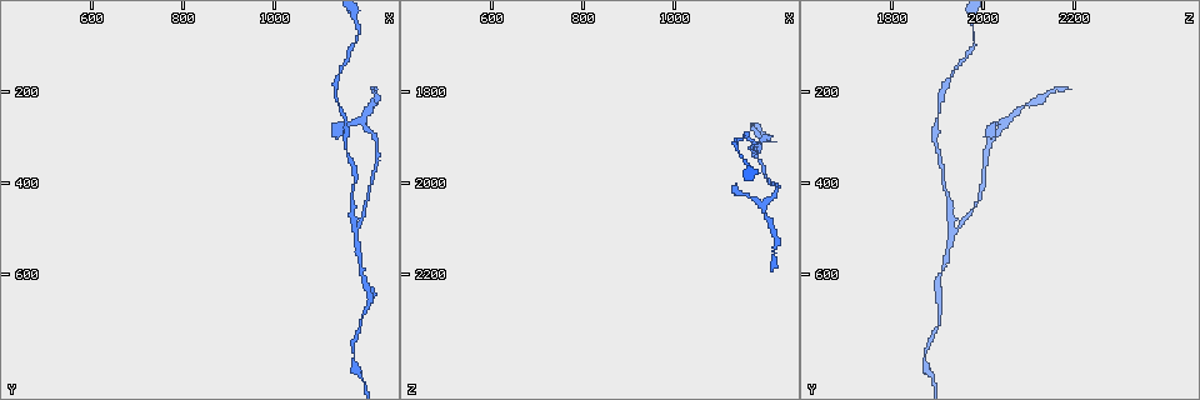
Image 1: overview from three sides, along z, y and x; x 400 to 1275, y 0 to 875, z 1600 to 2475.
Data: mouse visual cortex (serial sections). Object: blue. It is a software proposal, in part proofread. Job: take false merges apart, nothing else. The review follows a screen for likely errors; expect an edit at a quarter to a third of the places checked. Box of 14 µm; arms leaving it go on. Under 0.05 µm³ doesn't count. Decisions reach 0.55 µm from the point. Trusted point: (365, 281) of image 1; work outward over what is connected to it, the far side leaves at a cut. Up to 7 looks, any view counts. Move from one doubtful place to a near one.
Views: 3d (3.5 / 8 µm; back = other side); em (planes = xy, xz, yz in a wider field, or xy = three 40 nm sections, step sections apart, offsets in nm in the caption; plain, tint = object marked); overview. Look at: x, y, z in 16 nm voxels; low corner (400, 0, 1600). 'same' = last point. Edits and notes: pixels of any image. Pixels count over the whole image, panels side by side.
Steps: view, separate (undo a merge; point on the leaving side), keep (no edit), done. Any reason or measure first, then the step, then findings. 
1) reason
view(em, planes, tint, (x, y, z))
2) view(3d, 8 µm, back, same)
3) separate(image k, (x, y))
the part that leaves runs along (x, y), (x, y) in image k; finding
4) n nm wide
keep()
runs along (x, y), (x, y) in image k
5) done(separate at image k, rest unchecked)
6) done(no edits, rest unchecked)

three arms meet
view(em, xy, step 3, tint, (1185, 535, 1930))

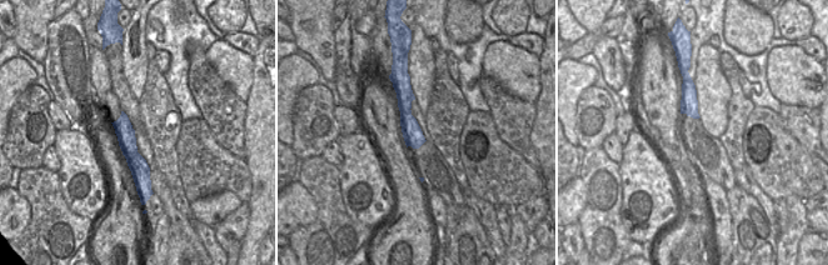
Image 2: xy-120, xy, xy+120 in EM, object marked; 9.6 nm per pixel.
see where the arms go
view(3d, 3.5 µm, back, same)

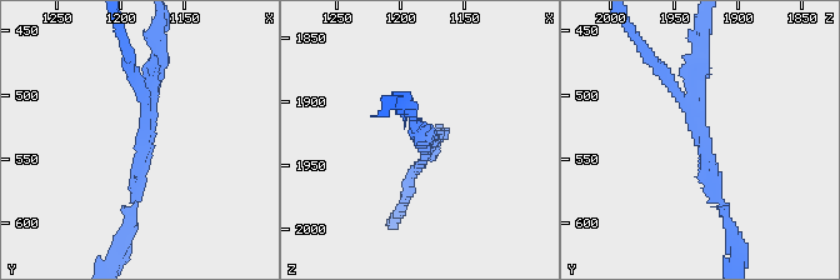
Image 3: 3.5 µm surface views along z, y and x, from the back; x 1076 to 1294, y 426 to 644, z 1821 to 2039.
arms of 150, 150, 150 nm
keep()
runs along (404, 78), (404, 110), (415, 145) in image 2; continuous, no second cell

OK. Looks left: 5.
thin neck
view(3d, 3.5 µm, (1190, 270, 2045))

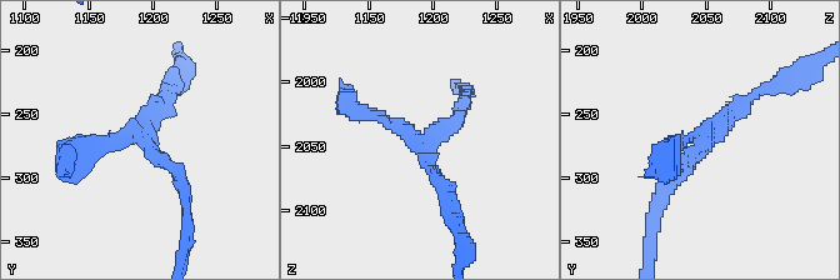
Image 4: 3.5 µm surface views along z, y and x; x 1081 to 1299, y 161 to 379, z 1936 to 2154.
3 arms; arms of 150, 150, 200 nm
view(em, xy, step 5, tint, (1196, 274, 2048))

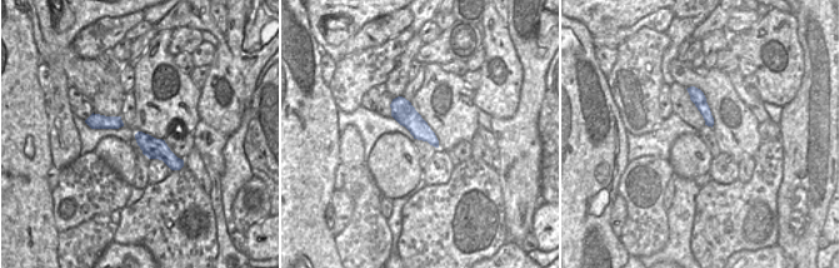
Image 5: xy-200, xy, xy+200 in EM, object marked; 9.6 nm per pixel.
separate(image 4, (100, 145))
two cells meet here

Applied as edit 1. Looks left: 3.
thick turns thin
view(3d, 8 µm, (1180, 70, 1980))

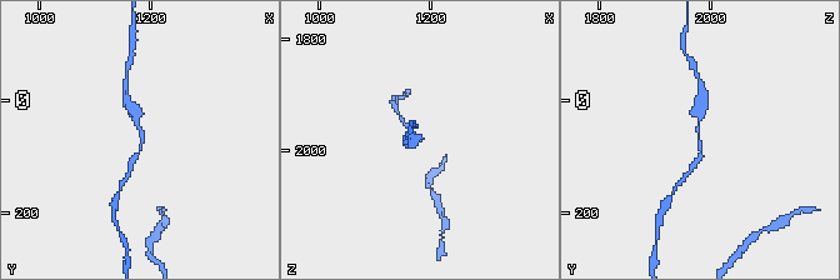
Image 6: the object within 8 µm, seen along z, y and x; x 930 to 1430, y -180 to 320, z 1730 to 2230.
arms of 200, 200 nm; now the EM
view(em, planes, tint, (1190, 75, 1980))

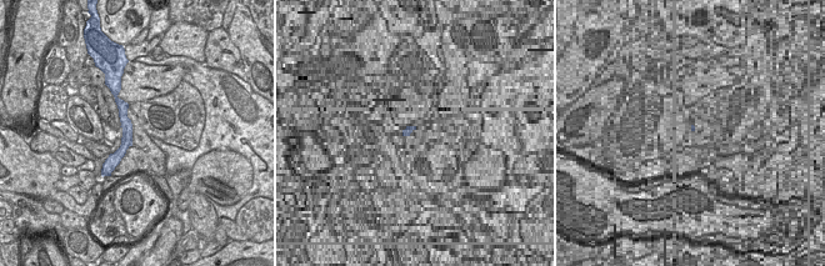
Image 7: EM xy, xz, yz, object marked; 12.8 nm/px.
160 nm wide
keep()
runs along (120, 103), (126, 142), (111, 161) in image 7; continuous, no second cell

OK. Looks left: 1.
done(separate at image 4, rest unchecked)

